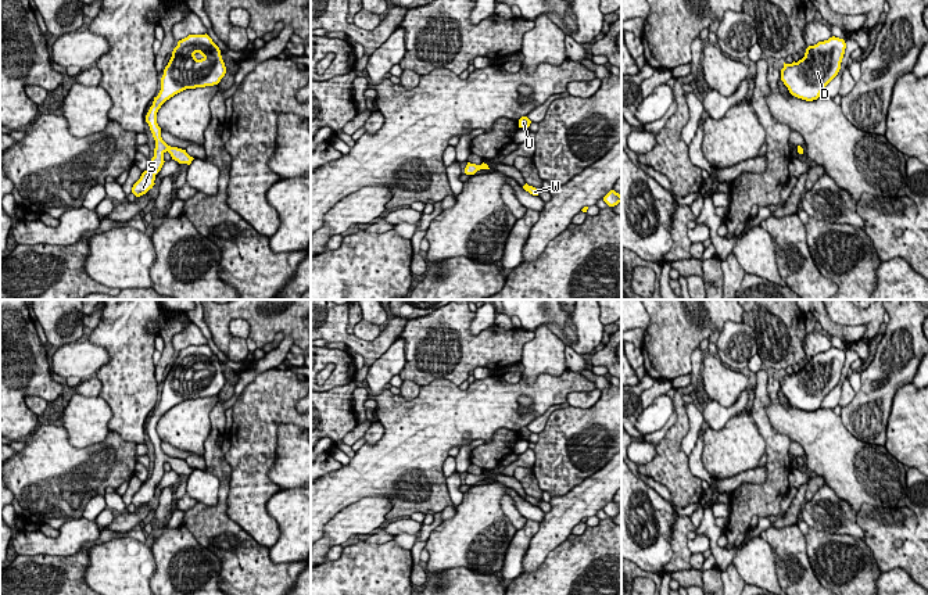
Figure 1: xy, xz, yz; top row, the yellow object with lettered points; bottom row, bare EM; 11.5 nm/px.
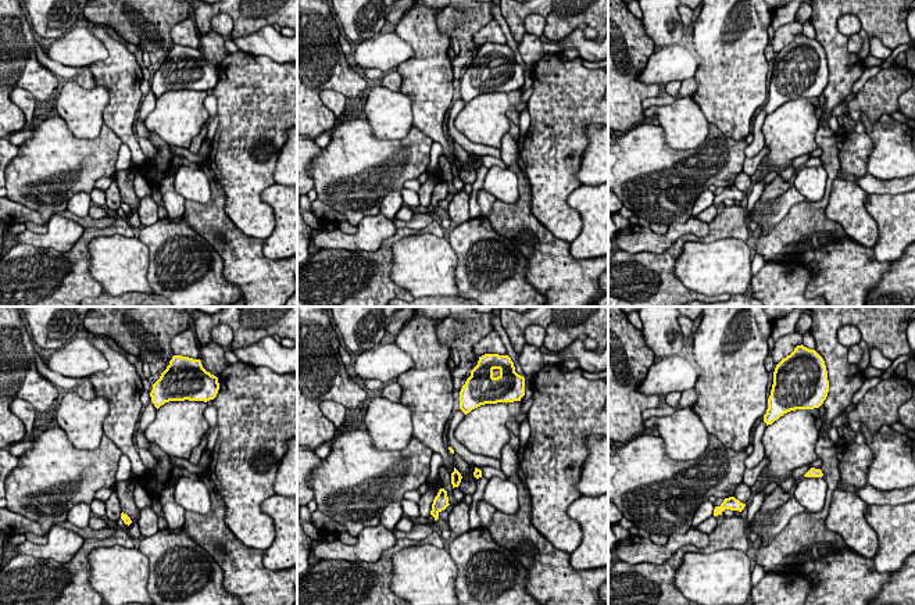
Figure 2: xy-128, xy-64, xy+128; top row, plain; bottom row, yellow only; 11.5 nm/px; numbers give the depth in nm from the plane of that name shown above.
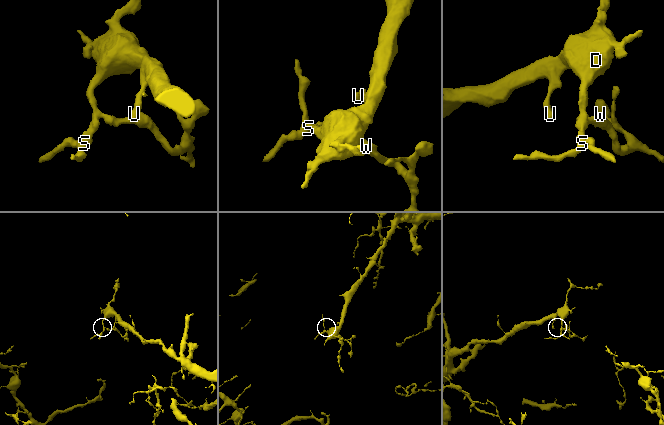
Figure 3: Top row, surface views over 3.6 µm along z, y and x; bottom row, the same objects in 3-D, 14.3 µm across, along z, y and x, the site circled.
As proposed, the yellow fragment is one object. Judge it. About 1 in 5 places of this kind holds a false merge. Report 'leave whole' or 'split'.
leave whole

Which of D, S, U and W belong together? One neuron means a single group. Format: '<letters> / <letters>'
D S U W

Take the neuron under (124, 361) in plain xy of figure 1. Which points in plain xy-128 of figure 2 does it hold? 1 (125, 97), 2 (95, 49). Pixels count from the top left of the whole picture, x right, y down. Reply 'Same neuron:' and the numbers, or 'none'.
Same neuron: 1

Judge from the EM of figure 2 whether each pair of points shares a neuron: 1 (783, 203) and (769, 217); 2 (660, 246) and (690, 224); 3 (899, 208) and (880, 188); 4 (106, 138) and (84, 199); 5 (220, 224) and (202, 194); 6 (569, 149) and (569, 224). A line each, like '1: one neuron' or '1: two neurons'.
1: one neuron
2: one neuron
3: two neurons
4: two neurons
5: two neurons
6: one neuron

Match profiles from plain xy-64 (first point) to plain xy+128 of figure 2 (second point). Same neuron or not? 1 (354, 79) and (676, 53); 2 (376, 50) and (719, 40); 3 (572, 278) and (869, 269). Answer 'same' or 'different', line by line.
1: different
2: different
3: same

